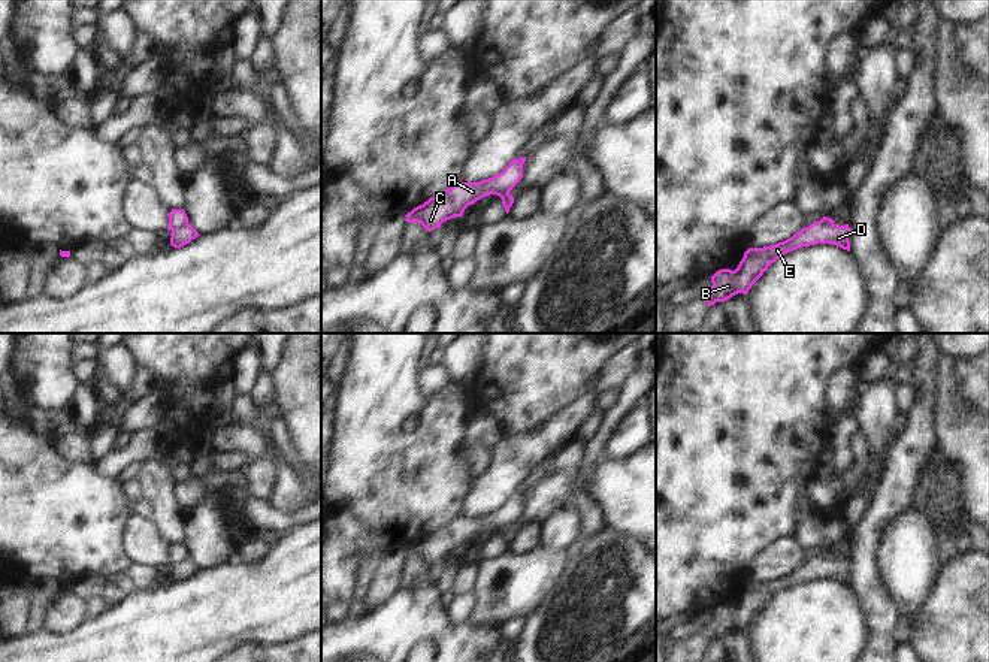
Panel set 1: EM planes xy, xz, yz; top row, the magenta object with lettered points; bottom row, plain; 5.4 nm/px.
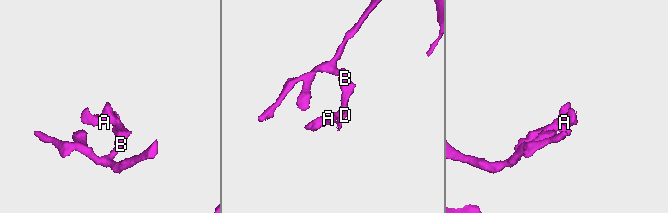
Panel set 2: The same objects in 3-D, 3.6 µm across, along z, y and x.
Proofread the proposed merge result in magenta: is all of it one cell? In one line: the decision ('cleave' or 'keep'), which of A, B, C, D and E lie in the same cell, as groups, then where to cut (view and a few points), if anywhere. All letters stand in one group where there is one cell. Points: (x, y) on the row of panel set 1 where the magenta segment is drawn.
cleave; groups A C / B D E; cut xy (187, 221), (172, 230)

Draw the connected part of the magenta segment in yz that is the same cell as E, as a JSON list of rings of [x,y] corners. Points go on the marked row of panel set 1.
[[[814,221],[792,238],[763,248],[748,248],[735,270],[720,269],[711,276],[711,288],[702,294],[708,306],[725,302],[732,296],[747,294],[751,285],[781,256],[816,244],[832,244],[850,251],[850,227]]]

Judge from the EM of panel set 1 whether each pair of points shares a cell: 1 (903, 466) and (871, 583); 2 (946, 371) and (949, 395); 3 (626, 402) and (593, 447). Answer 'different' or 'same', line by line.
1: same
2: same
3: same

